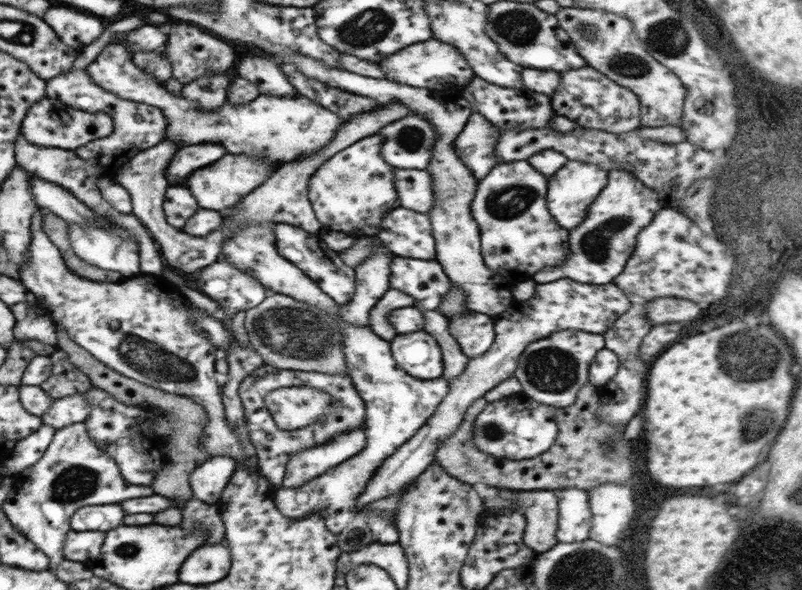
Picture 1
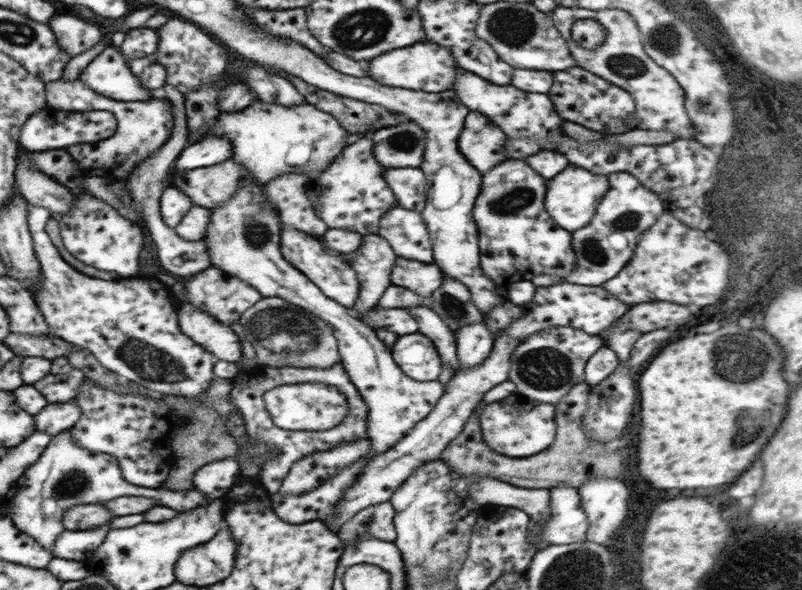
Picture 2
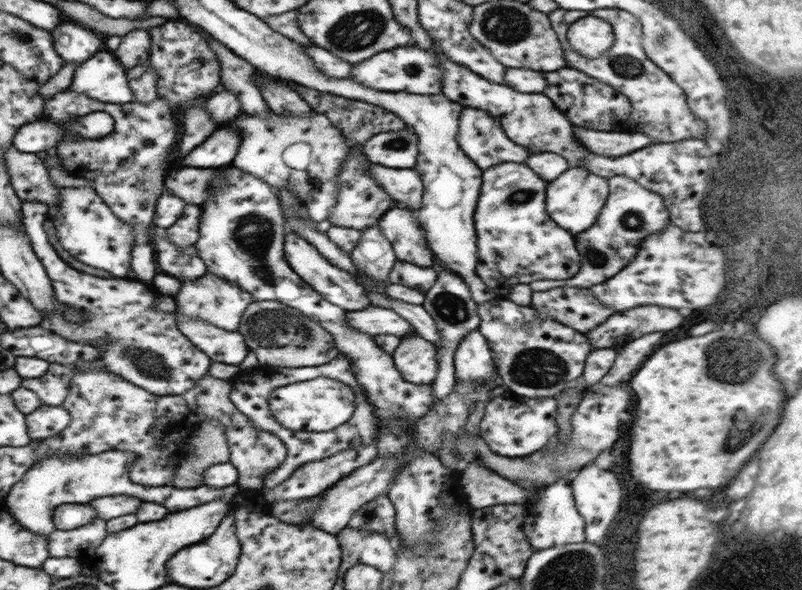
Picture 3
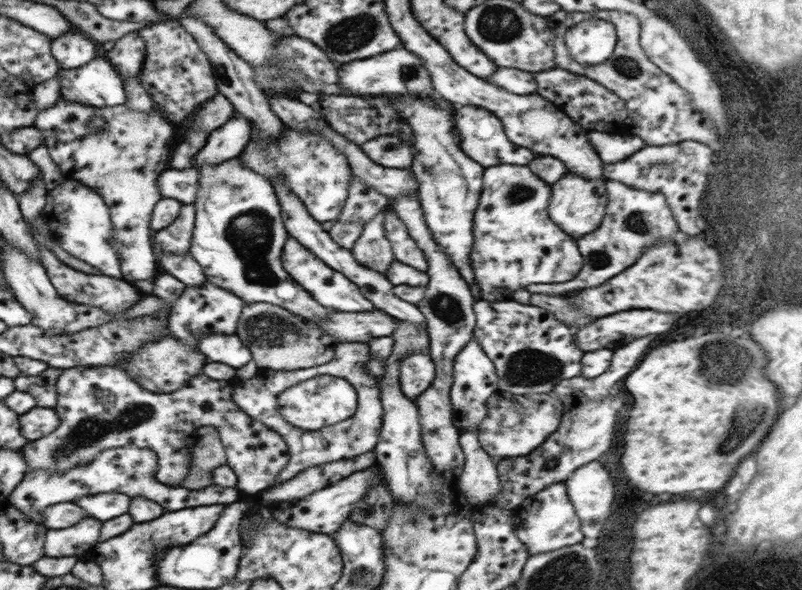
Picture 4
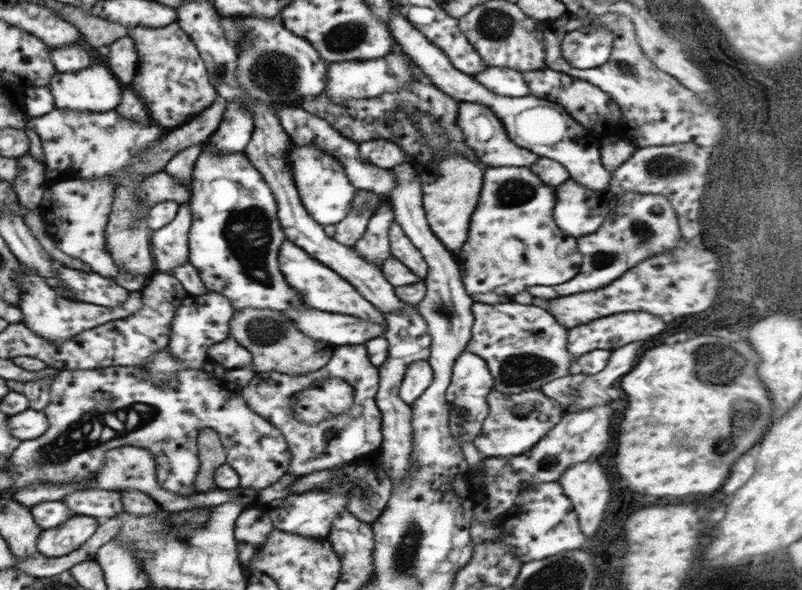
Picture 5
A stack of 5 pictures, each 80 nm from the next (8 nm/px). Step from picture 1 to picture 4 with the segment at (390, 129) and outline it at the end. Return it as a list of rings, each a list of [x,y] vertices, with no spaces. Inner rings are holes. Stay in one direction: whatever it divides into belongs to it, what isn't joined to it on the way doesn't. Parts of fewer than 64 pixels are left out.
[[[376,136],[360,147],[371,162],[386,168],[407,169],[413,163],[413,142],[404,142],[402,136]]]

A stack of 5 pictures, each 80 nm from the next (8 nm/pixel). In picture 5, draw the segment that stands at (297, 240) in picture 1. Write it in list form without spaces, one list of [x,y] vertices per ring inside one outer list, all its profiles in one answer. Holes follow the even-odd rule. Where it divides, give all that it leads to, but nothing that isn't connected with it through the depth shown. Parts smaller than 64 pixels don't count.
[[[285,241],[280,245],[278,262],[280,262],[280,270],[282,270],[281,273],[284,274],[288,286],[292,286],[296,290],[301,300],[310,309],[334,312],[334,314],[350,314],[350,316],[356,316],[356,318],[362,318],[362,320],[384,324],[384,316],[378,308],[374,308],[368,300],[364,300],[360,293],[356,292],[356,289],[350,286],[344,278],[340,278],[336,272],[332,272],[330,268],[326,268],[324,264],[320,264],[309,254],[304,254],[304,250],[292,245],[292,242]]]

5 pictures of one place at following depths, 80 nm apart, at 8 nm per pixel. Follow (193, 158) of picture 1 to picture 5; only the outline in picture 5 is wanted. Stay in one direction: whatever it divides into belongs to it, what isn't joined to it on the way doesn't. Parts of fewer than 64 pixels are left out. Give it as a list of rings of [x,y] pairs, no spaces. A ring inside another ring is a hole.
[[[227,102],[222,122],[210,136],[210,144],[218,152],[242,153],[250,142],[253,131],[252,112],[248,112],[240,102]]]

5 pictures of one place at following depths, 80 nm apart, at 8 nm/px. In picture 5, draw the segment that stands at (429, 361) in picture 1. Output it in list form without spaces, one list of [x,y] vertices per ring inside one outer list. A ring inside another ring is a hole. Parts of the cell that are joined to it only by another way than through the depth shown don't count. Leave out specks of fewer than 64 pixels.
[[[417,360],[408,365],[398,396],[412,404],[433,382],[433,370],[427,360]]]

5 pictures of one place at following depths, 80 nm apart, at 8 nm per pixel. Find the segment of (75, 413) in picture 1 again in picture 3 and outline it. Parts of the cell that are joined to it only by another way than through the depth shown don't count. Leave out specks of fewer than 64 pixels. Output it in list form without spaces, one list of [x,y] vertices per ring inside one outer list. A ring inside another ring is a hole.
[[[40,405],[26,415],[28,436],[31,440],[53,437],[68,426],[70,419],[70,413],[63,406]]]

